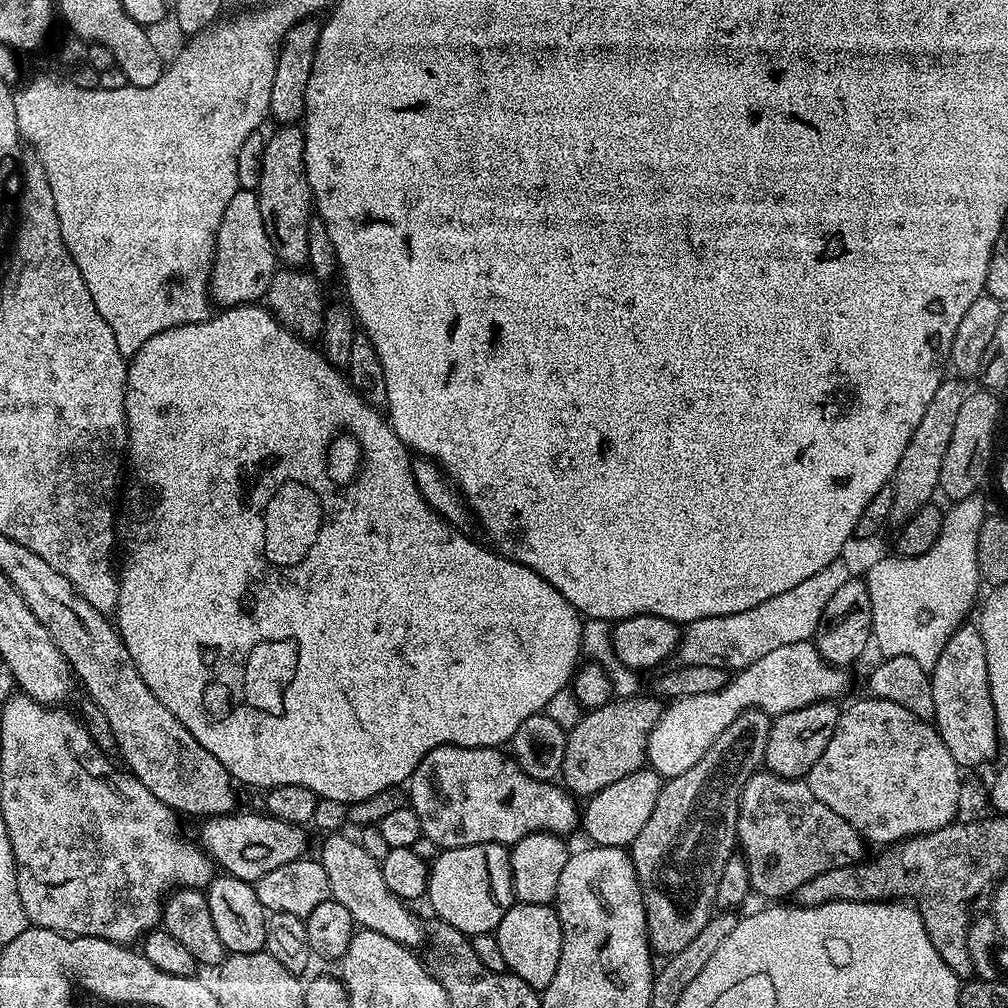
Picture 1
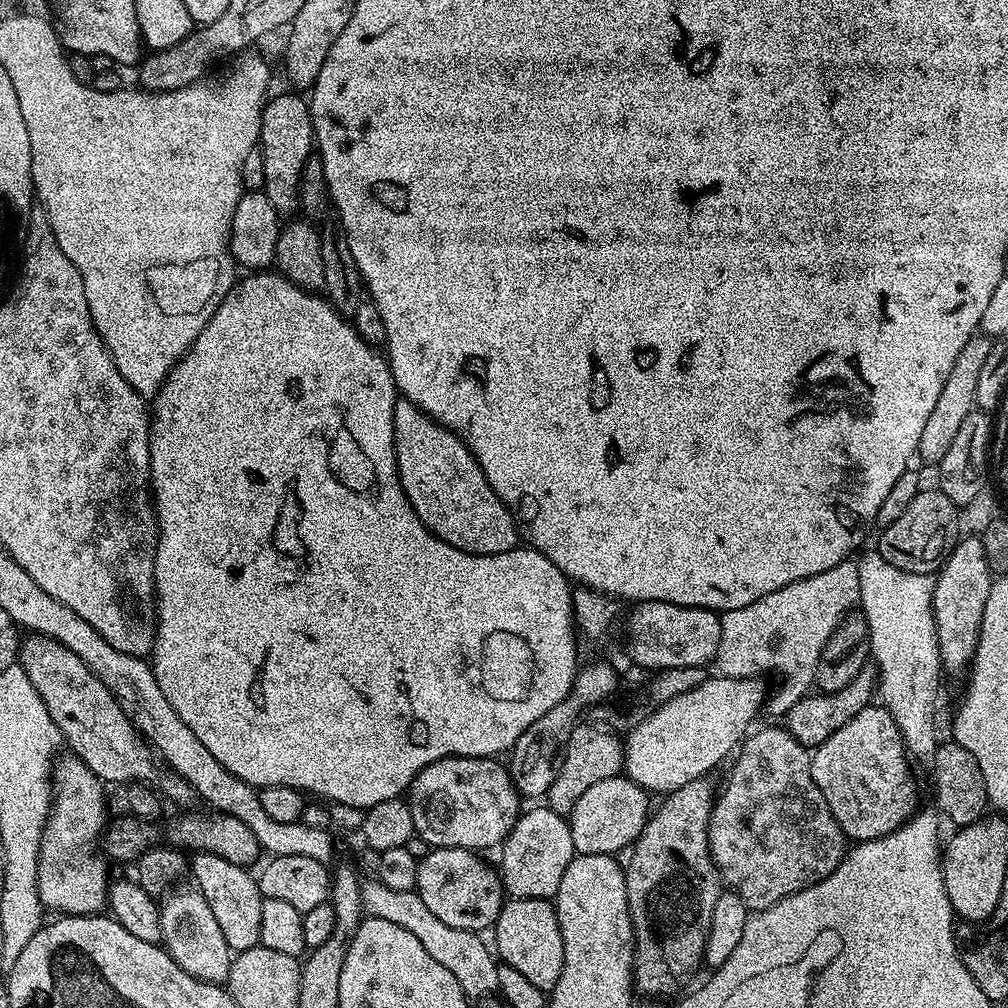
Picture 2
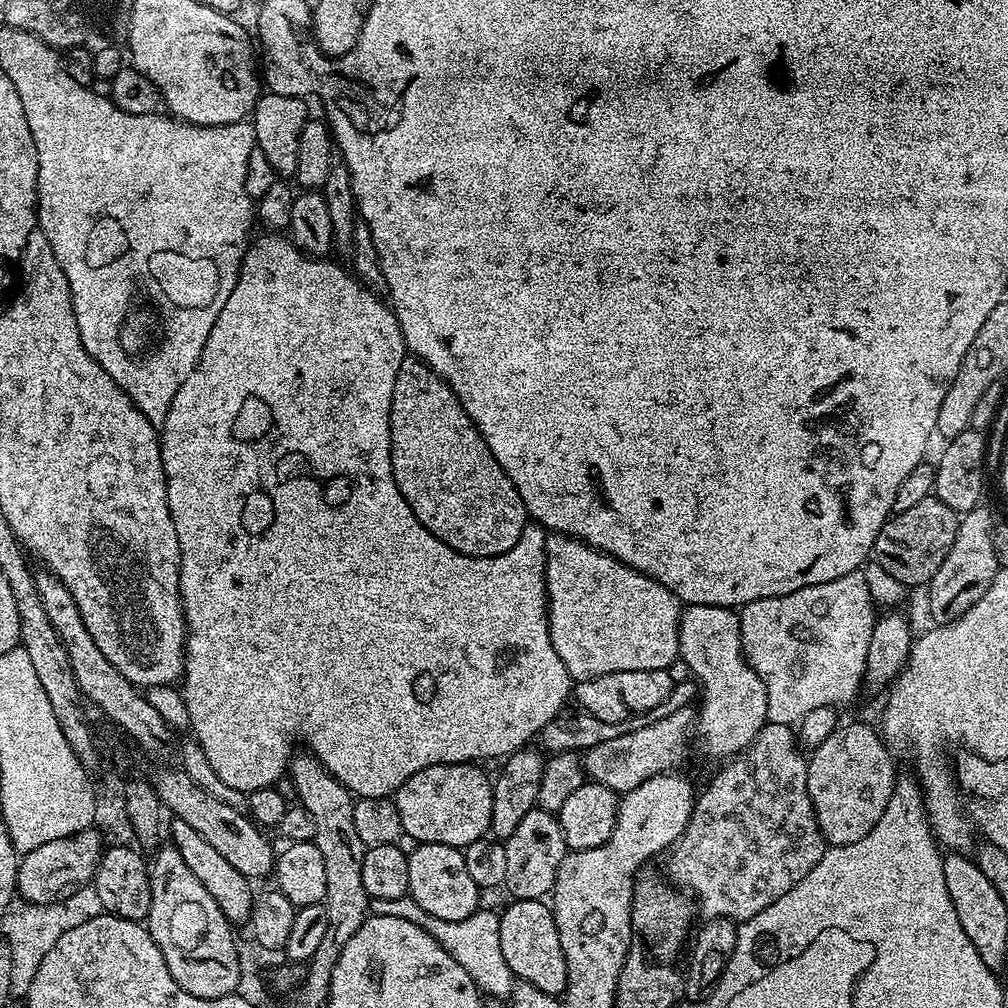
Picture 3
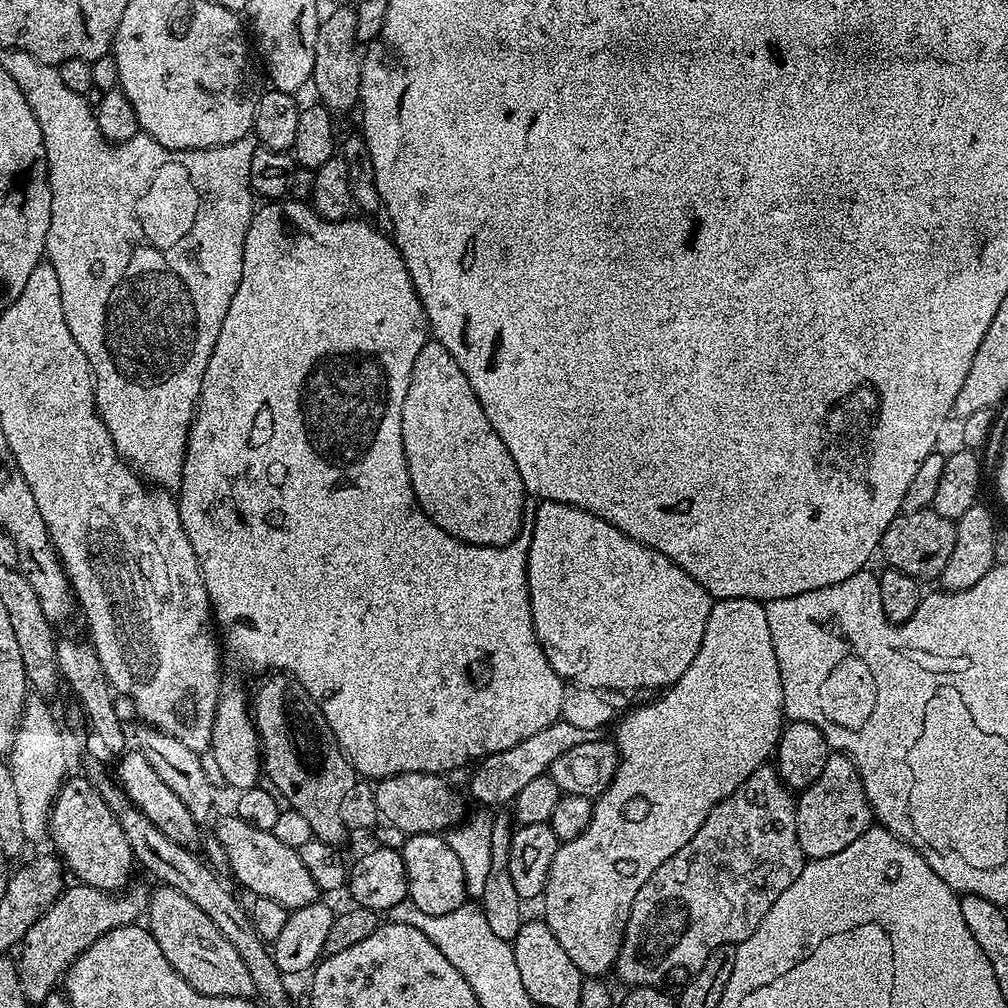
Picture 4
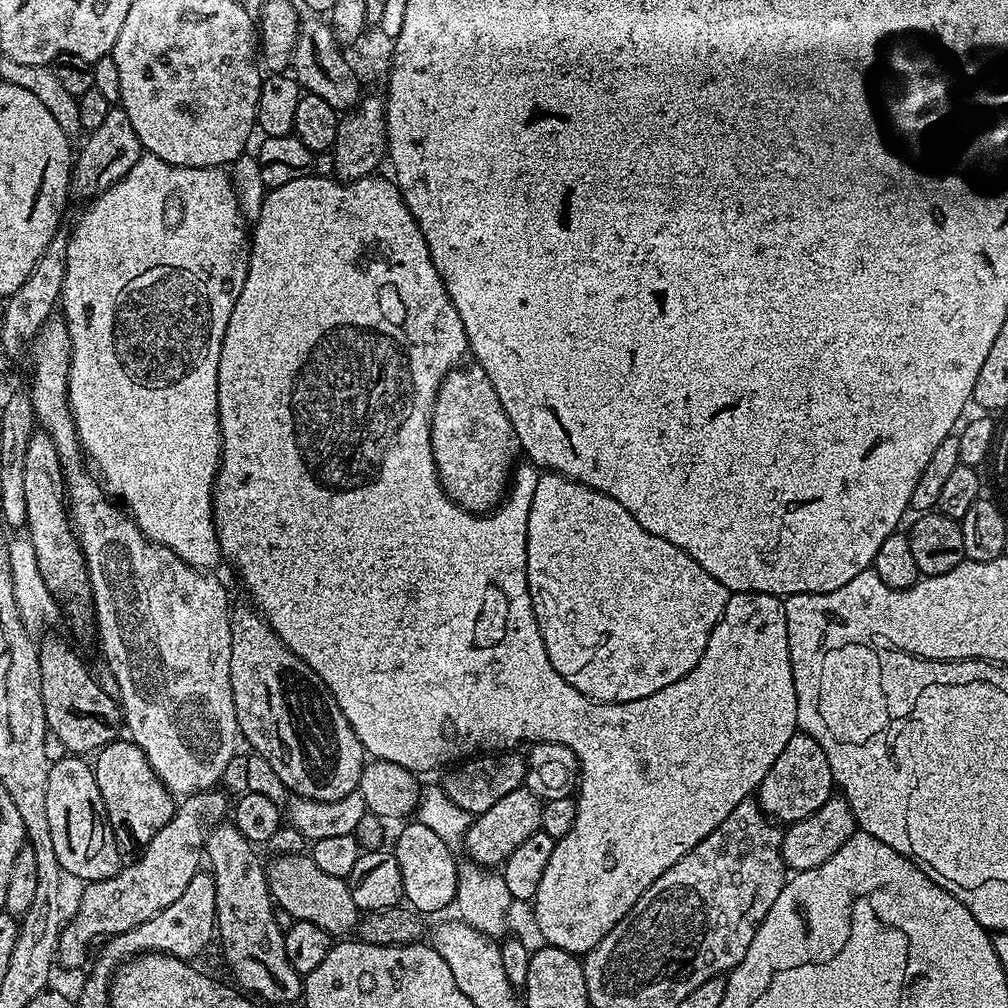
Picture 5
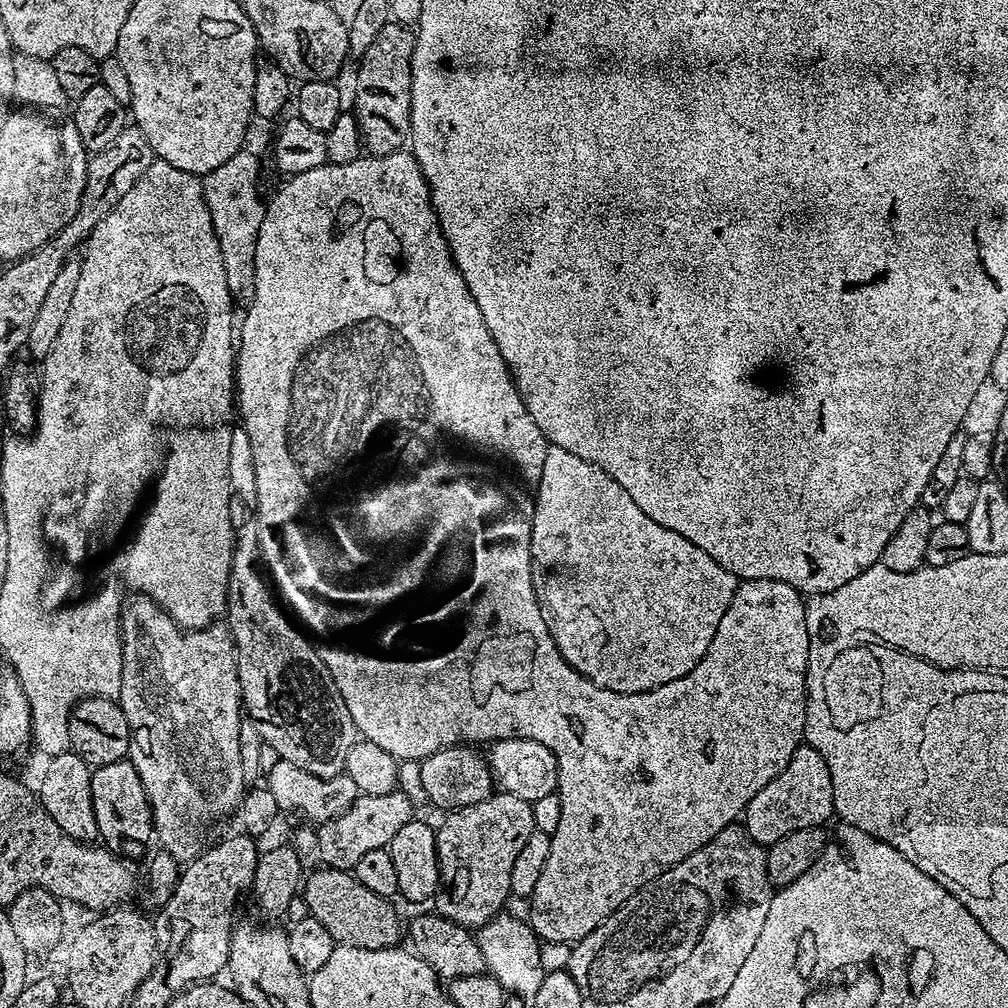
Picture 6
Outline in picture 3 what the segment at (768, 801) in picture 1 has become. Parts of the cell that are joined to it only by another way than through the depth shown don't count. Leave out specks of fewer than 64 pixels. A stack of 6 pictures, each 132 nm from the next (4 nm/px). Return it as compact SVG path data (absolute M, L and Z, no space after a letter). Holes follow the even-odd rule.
M765 724L763 730L754 738L754 742L735 758L729 759L725 764L728 765L705 786L704 793L701 796L699 793L695 797L690 822L671 849L670 855L672 857L668 860L666 876L673 885L681 884L681 886L676 886L679 886L681 889L693 888L696 891L696 896L700 899L700 908L705 912L703 914L705 917L743 922L754 918L754 914L766 910L766 906L770 906L770 902L778 902L778 898L782 898L782 894L786 894L786 890L798 886L798 882L802 882L802 878L806 878L806 874L810 874L810 870L814 870L814 866L818 866L818 862L824 857L826 841L823 834L820 833L820 827L814 814L814 806L810 802L810 794L808 793L808 761L798 743L797 733L789 725Z

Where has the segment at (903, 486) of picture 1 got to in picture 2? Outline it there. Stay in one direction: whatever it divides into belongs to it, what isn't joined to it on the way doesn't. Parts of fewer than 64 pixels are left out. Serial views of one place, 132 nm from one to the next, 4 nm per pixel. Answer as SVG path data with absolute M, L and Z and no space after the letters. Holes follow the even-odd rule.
M977 334L966 342L966 346L962 346L953 368L950 369L950 375L946 377L946 386L942 386L942 394L938 394L938 403L922 429L922 438L916 447L919 459L922 458L926 463L936 466L946 454L946 450L950 450L954 438L958 435L958 426L962 426L962 422L966 422L966 418L976 408L978 374L982 365L986 363L986 354L990 354L992 345L993 341L989 337Z

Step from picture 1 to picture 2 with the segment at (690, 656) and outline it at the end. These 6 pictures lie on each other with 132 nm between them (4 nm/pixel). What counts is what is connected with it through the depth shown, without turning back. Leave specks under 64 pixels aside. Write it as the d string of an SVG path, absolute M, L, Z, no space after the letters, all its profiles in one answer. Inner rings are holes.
M846 559L838 562L838 566L830 566L830 570L822 570L822 574L790 582L790 586L774 590L774 594L766 594L766 598L750 602L750 606L742 606L742 610L723 613L720 616L720 641L714 657L714 664L720 667L717 668L719 675L730 678L760 678L765 675L763 672L780 672L780 708L781 713L788 713L803 696L813 691L816 683L816 663L820 661L824 643L832 637L840 621L849 615L859 602L858 570L851 559Z

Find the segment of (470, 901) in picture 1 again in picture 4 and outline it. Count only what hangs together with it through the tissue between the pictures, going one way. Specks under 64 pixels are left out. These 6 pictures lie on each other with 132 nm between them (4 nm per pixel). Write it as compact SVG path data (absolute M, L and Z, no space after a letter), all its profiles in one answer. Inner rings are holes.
M423 832L417 836L407 837L403 842L405 844L404 848L402 847L402 855L408 879L408 898L414 902L414 905L418 906L423 913L432 915L448 914L464 906L468 896L466 874L462 874L462 862L458 862L458 854L454 854L454 850L450 850L447 839L435 832Z

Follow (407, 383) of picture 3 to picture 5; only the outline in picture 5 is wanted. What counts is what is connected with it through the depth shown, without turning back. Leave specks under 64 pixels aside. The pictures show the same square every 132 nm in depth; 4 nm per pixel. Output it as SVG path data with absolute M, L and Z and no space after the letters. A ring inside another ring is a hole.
M478 366L464 367L453 368L440 384L432 407L432 453L436 472L440 475L440 485L444 487L446 495L468 512L488 514L500 507L510 487L514 476L512 452L520 452L520 443L516 441L510 418L506 418L502 410L502 402L498 402L498 394L494 394L494 386L490 386L490 378L486 378Z

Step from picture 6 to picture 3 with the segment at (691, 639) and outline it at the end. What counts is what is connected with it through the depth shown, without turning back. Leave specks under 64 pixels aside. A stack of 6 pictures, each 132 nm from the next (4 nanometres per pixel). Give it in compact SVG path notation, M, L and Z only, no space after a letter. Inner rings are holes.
M552 534L546 542L546 590L550 642L554 642L554 650L558 650L558 658L562 658L562 666L566 666L573 681L622 670L671 669L672 663L677 663L682 601L645 572L639 572L575 536Z

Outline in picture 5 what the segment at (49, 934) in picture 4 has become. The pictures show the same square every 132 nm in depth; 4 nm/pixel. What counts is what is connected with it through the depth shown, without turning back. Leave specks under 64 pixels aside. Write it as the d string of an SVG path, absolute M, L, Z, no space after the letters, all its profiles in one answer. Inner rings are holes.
M208 789L185 797L177 805L170 822L143 845L142 854L134 863L123 865L108 879L89 881L85 885L77 913L60 932L57 959L61 967L81 967L92 940L104 934L114 938L118 933L145 924L186 890L202 866L208 821L221 821L229 813L230 798L228 800L220 791Z

